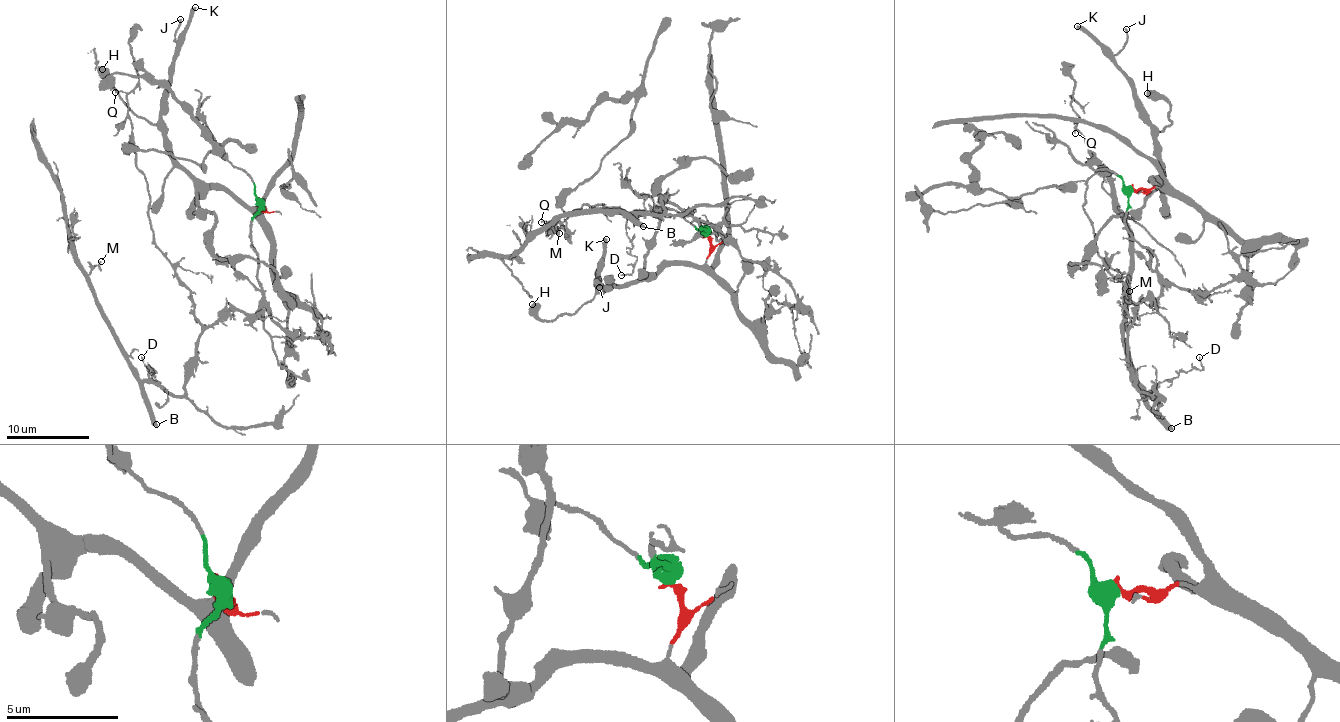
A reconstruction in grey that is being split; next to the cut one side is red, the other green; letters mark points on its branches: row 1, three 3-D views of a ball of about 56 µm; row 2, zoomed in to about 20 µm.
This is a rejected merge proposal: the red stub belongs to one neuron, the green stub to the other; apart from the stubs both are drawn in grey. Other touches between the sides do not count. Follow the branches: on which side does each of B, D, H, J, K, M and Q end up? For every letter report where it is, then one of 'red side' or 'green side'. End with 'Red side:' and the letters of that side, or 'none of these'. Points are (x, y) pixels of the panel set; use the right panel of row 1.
B: place (1171, 428); green side
D: place (1199, 357); green side
H: place (1147, 93); red side
J: place (1126, 29); red side
K: place (1077, 26); red side
M: place (1129, 291); green side
Q: place (1075, 133); green side
Red side: H, J, K

